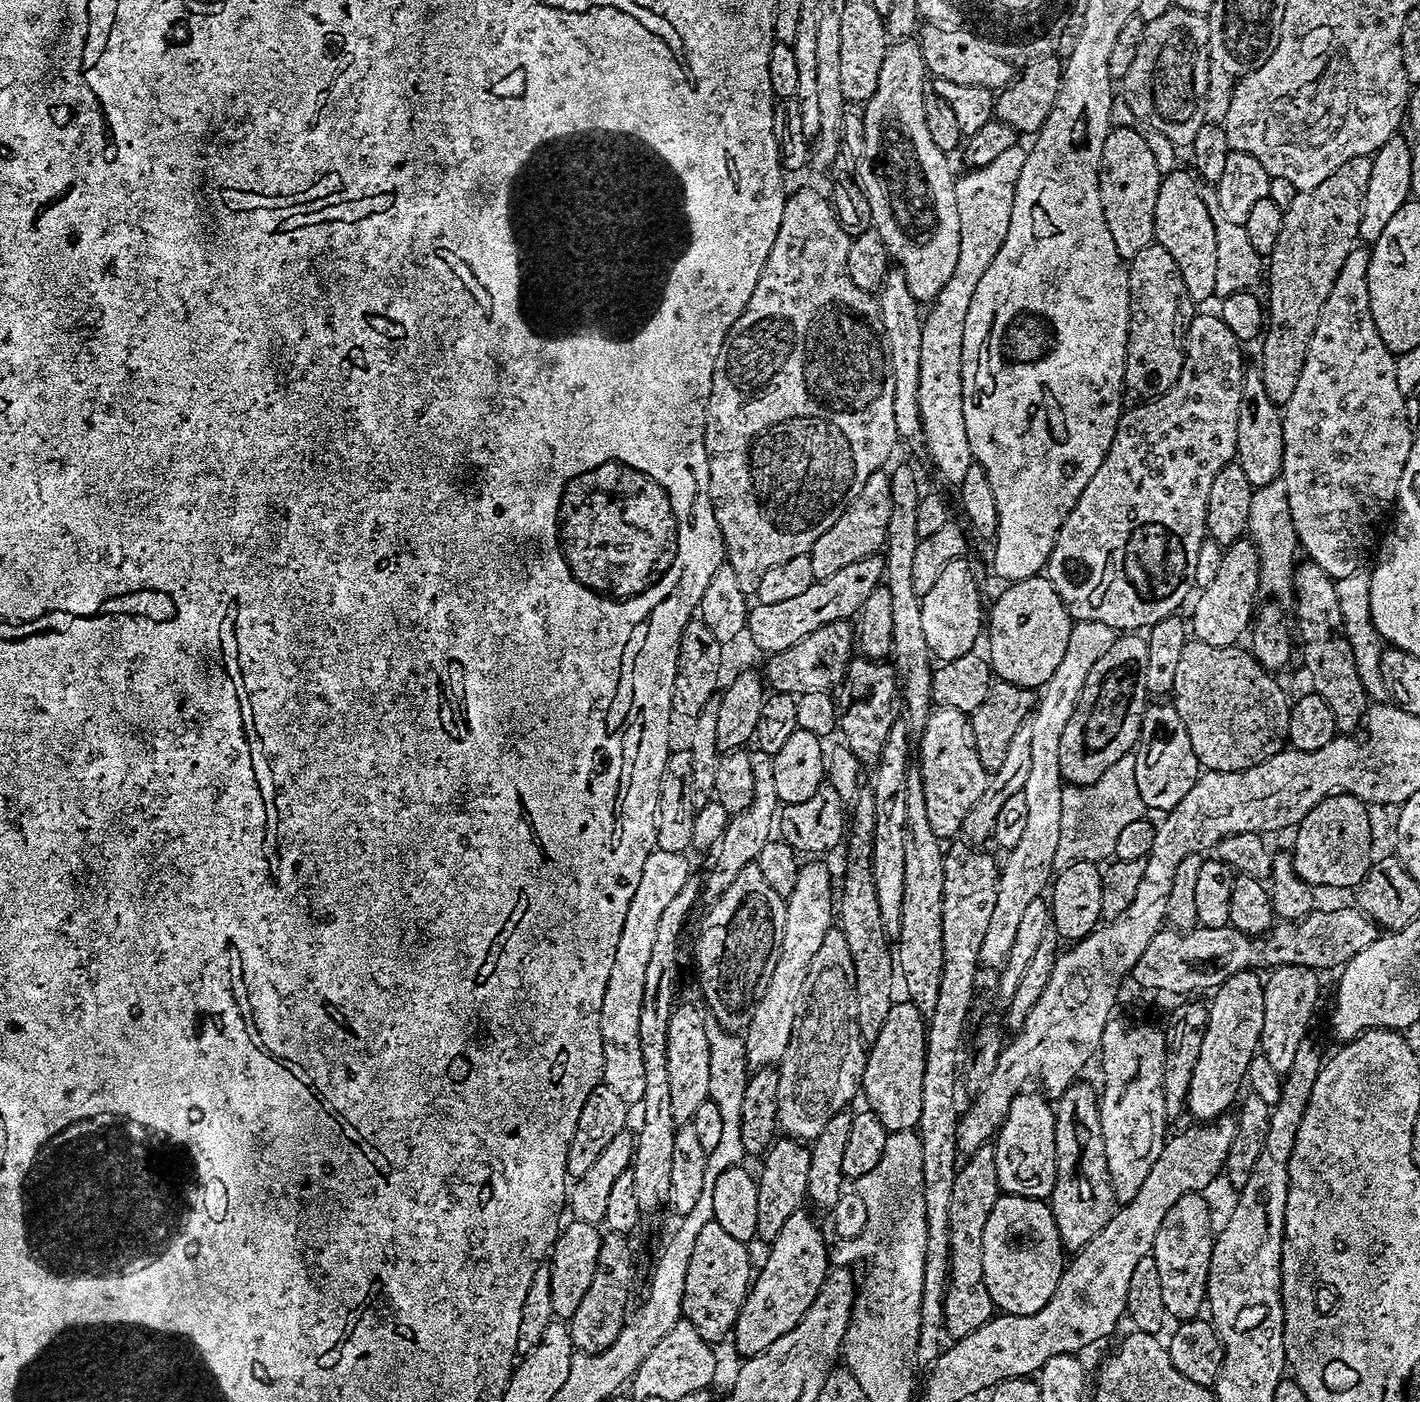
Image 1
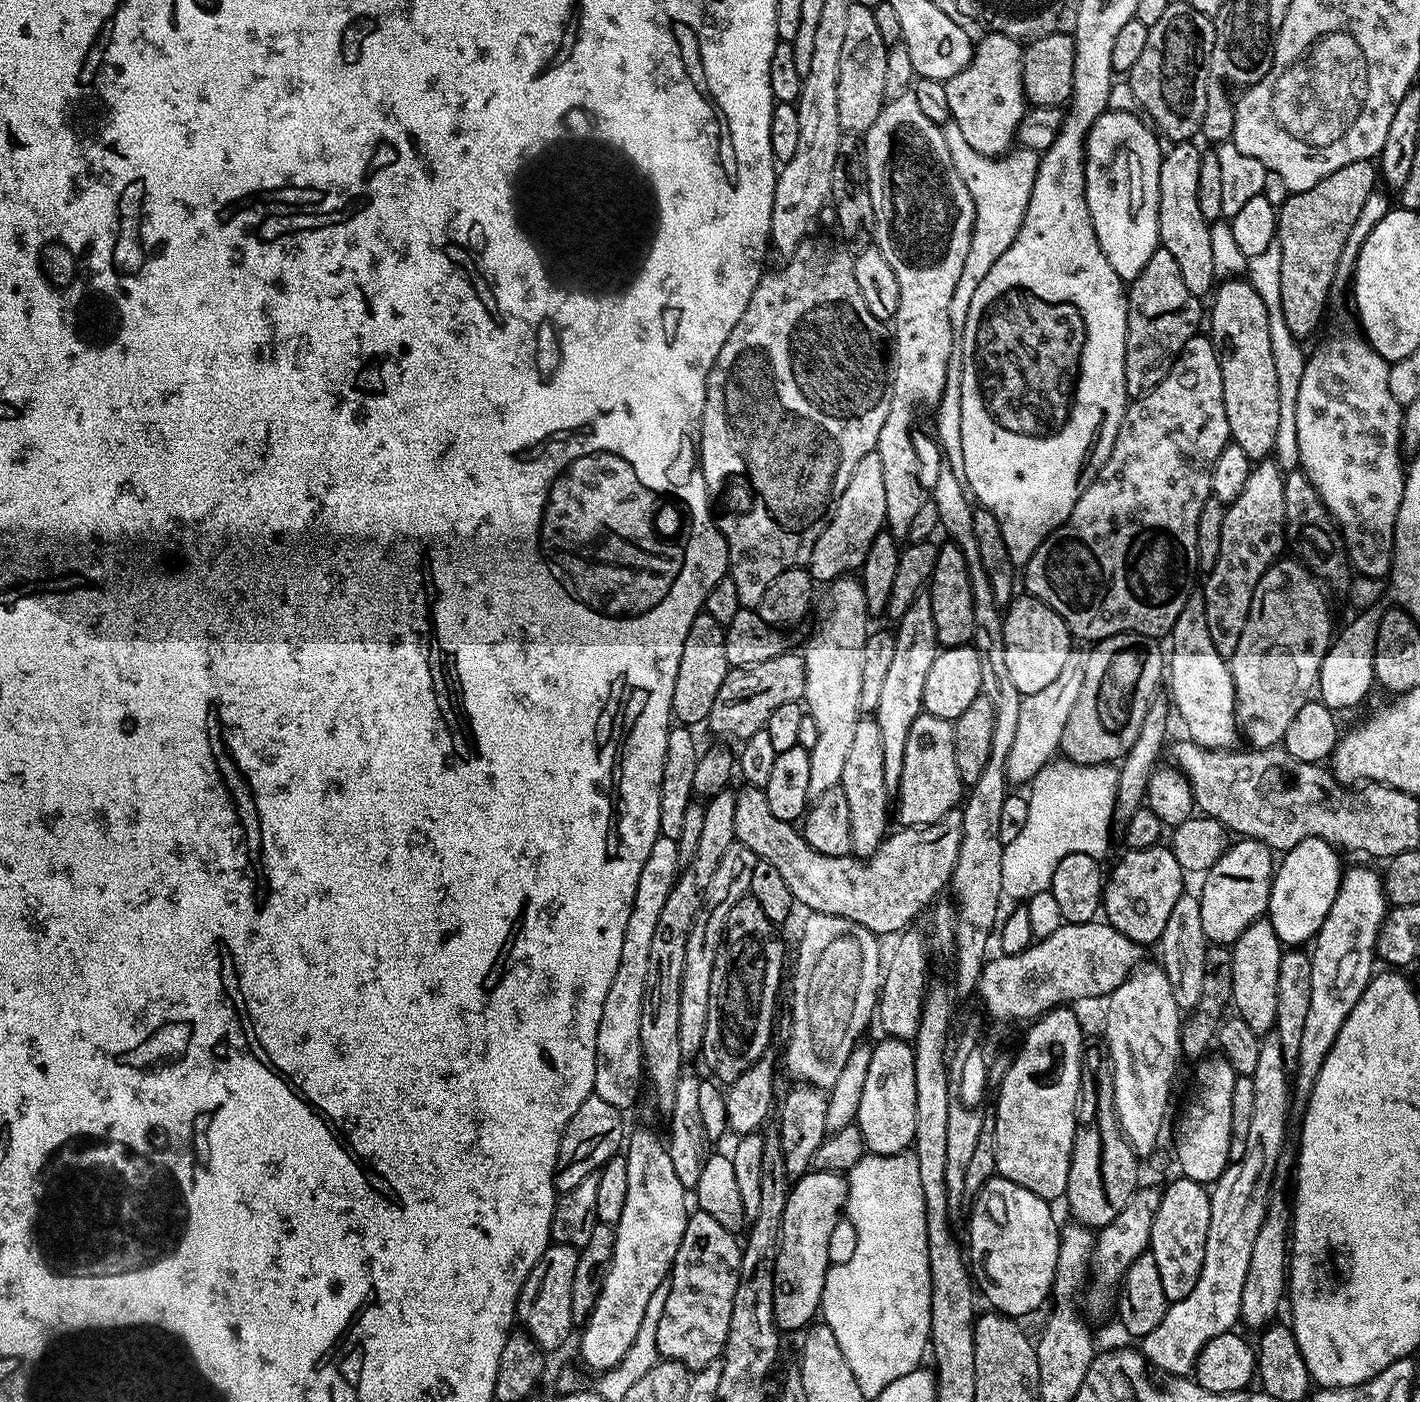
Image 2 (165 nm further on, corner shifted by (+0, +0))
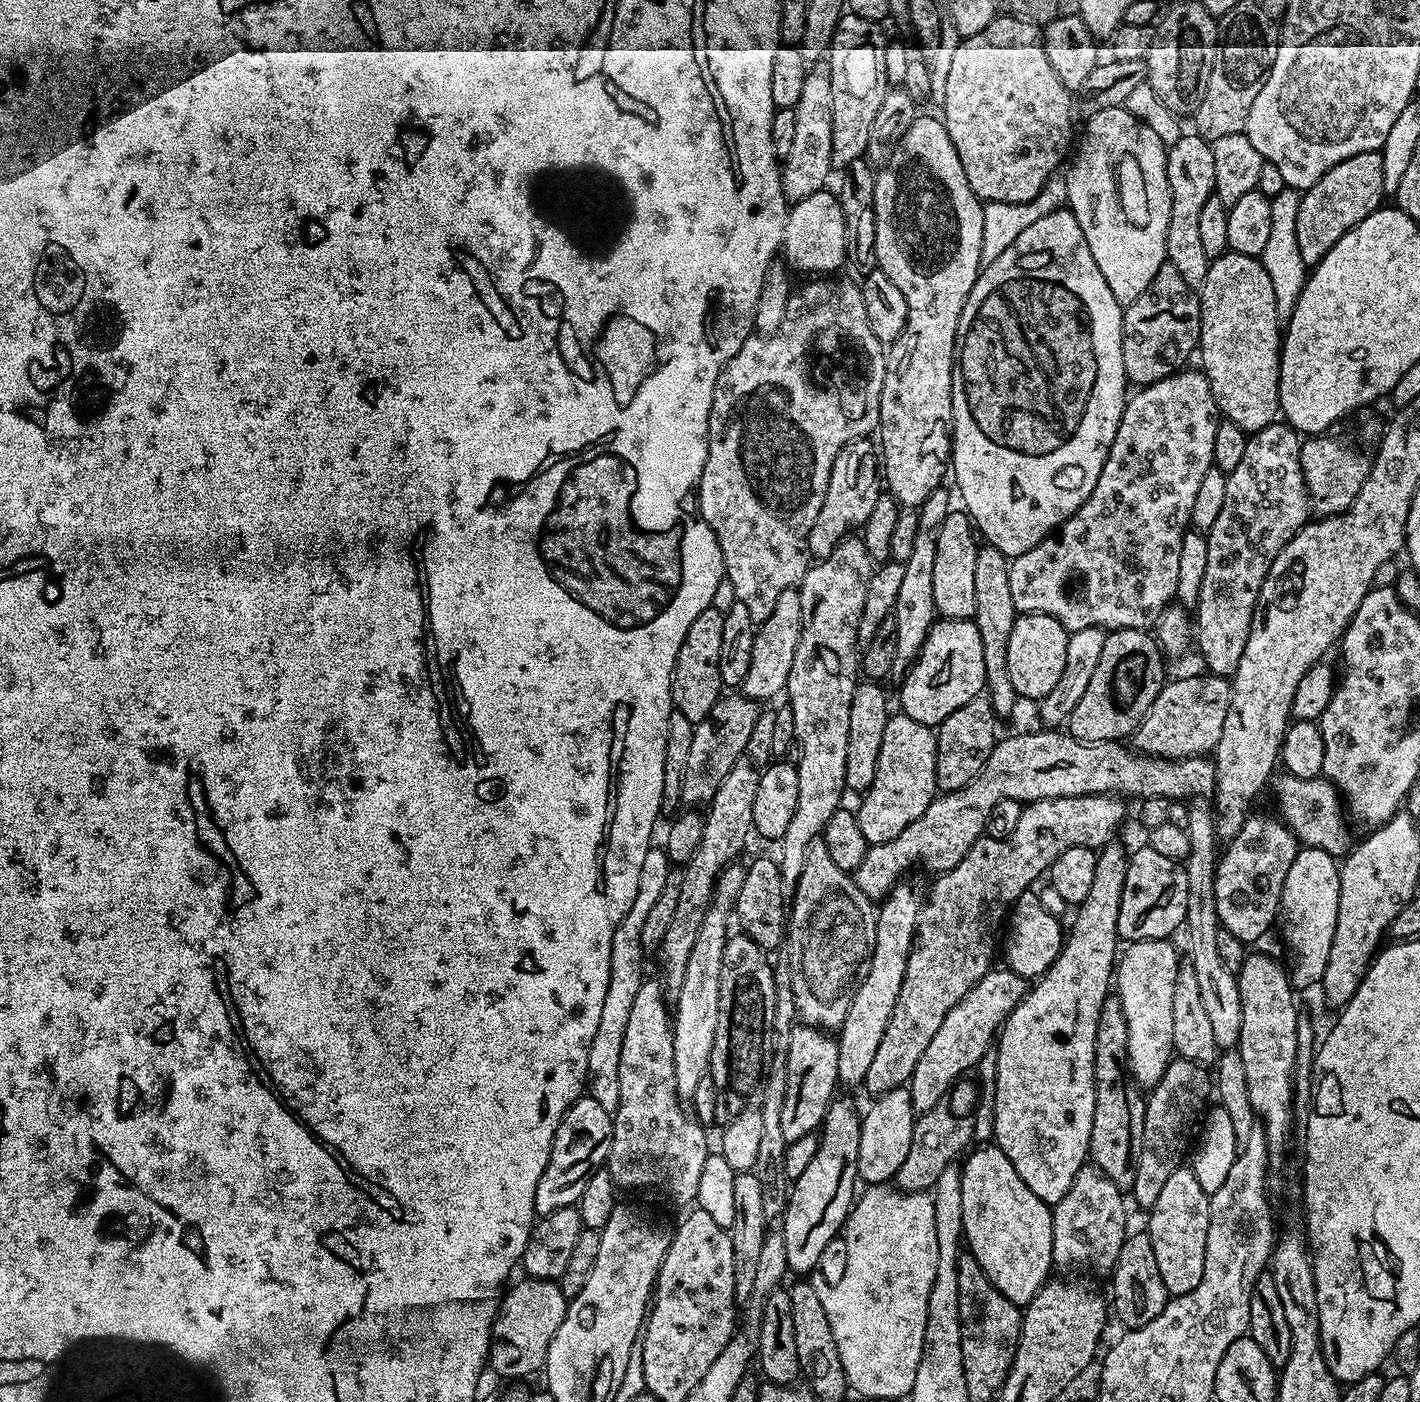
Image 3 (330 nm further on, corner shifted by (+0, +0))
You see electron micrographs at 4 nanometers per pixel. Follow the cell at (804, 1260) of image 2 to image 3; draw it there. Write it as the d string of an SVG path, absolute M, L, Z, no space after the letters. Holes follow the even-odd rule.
M833 1099L818 1136L818 1150L810 1166L806 1166L806 1170L802 1170L802 1174L795 1177L791 1185L788 1207L782 1217L782 1231L786 1242L786 1262L793 1273L808 1274L804 1272L817 1271L822 1249L830 1241L837 1239L854 1207L854 1193L857 1191L856 1184L858 1185L856 1163L861 1119L861 1113L856 1113L856 1108L850 1101Z

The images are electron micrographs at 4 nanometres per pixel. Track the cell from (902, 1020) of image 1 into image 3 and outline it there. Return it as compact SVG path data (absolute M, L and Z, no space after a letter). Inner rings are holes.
M907 1087L884 1092L871 1103L868 1113L865 1111L860 1121L856 1170L861 1181L882 1184L895 1177L902 1161L906 1159L906 1153L910 1150L910 1134L914 1134L914 1122L918 1113L912 1109L912 1099Z

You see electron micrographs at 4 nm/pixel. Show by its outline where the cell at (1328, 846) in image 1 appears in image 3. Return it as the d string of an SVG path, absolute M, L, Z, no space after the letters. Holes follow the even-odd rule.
M1301 847L1296 853L1294 862L1290 866L1290 874L1286 874L1286 882L1282 886L1282 898L1280 899L1280 915L1278 917L1279 927L1284 927L1284 940L1288 943L1288 948L1292 951L1292 968L1290 964L1290 979L1292 987L1296 990L1300 988L1316 988L1321 978L1326 974L1326 962L1330 962L1330 946L1334 946L1334 926L1338 922L1338 894L1340 893L1340 869L1337 857L1331 856L1326 850L1321 848Z

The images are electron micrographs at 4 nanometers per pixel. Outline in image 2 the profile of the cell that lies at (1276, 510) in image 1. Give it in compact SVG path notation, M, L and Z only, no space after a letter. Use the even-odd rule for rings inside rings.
M1272 243L1262 250L1262 254L1254 254L1246 260L1246 279L1254 290L1258 290L1258 298L1262 298L1266 306L1266 322L1270 325L1270 354L1274 354L1274 370L1278 374L1278 431L1274 437L1272 456L1276 465L1285 473L1299 469L1298 458L1298 386L1302 386L1305 353L1300 353L1301 341L1290 334L1286 327L1286 318L1282 316L1282 250L1280 245Z

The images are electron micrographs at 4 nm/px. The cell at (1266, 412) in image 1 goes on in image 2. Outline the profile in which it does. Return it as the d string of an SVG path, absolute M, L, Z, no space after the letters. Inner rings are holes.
M1244 278L1225 279L1215 289L1211 300L1210 339L1220 354L1228 435L1231 443L1242 446L1246 458L1254 462L1267 460L1272 456L1278 431L1278 374L1274 370L1274 354L1270 354L1266 306L1262 298L1258 298L1258 290Z

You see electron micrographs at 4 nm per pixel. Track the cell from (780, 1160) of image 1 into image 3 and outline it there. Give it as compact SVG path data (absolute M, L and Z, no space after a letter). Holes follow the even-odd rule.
M797 1023L790 1034L790 1046L786 1054L786 1100L782 1102L782 1138L791 1142L813 1135L824 1123L824 1116L834 1099L832 1091L835 1088L838 1088L838 1046L835 1039L827 1031L814 1028L811 1024Z

